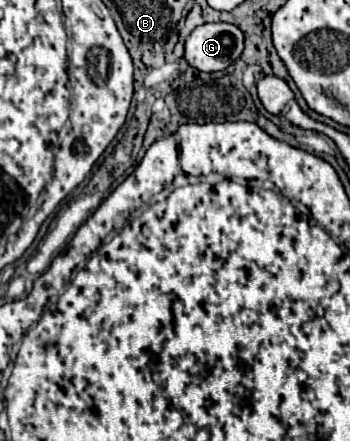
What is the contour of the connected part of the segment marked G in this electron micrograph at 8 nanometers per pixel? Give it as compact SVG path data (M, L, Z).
M225 22L197 26L185 42L185 60L201 72L219 72L243 52L243 32Z

